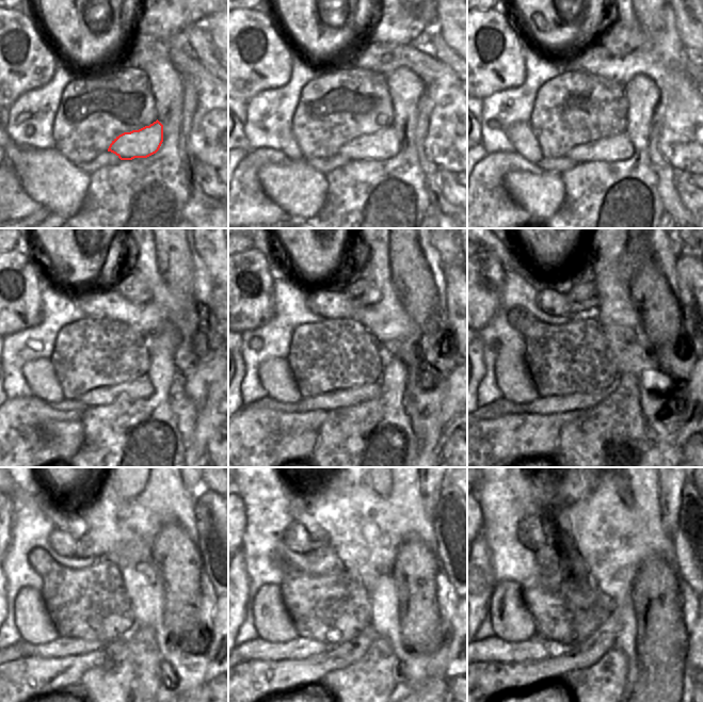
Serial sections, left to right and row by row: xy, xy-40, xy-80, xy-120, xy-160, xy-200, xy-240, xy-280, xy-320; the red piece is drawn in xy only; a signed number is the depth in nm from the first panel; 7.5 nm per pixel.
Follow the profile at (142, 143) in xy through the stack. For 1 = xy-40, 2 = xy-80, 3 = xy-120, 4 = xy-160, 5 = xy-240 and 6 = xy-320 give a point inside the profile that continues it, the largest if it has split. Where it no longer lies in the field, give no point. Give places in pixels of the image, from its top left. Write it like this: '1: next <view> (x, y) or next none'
1: next xy-40 (384, 144)
2: next xy-80 (619, 147)
3: next xy-120 (140, 388)
4: next xy-160 (344, 397)
5: next xy-240 (62, 647)
6: next xy-320 (492, 649)

